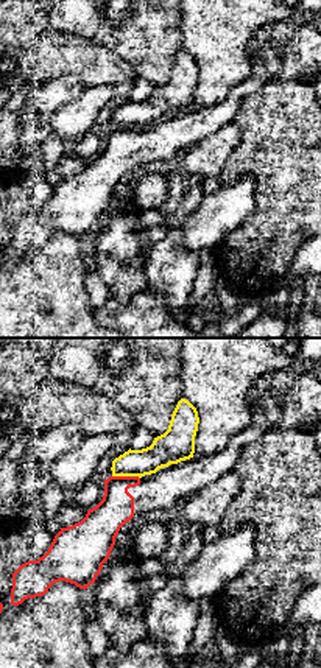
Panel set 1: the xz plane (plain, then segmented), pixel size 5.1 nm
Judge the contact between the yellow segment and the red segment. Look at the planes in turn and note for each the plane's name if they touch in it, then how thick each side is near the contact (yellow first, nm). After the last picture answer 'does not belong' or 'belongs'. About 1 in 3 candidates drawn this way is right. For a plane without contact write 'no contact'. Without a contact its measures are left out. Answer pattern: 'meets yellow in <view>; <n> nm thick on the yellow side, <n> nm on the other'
meets yellow in xz; 160 nm thick on the yellow side, 180 nm on the other

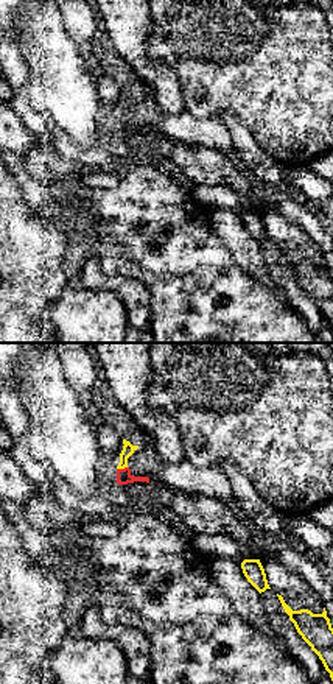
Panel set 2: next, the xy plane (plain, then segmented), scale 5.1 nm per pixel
meets yellow in xy; 60 nm thick on the yellow side, 80 nm on the other

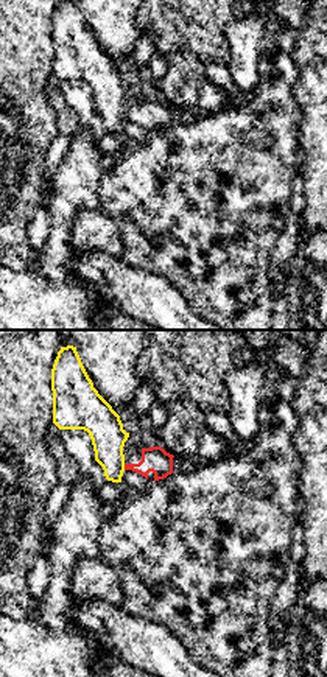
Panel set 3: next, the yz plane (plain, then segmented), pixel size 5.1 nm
meets yellow in yz; 180 nm thick on the yellow side, 140 nm on the other

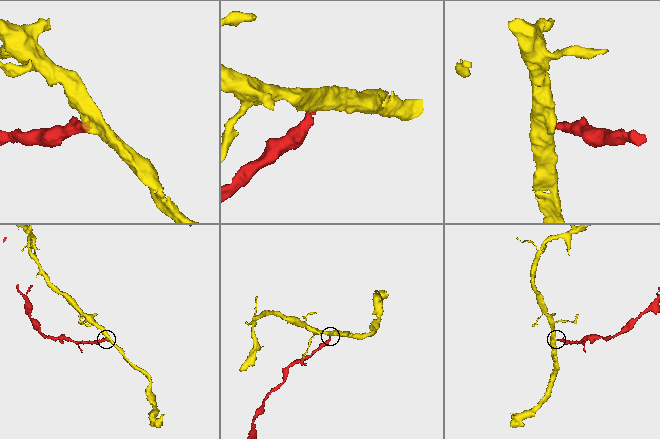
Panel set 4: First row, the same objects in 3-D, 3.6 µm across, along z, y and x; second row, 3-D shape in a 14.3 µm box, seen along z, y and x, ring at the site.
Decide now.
does not belong

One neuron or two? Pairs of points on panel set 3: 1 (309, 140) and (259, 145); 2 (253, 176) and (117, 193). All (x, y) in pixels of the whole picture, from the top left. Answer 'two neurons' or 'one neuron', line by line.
1: two neurons
2: one neuron

